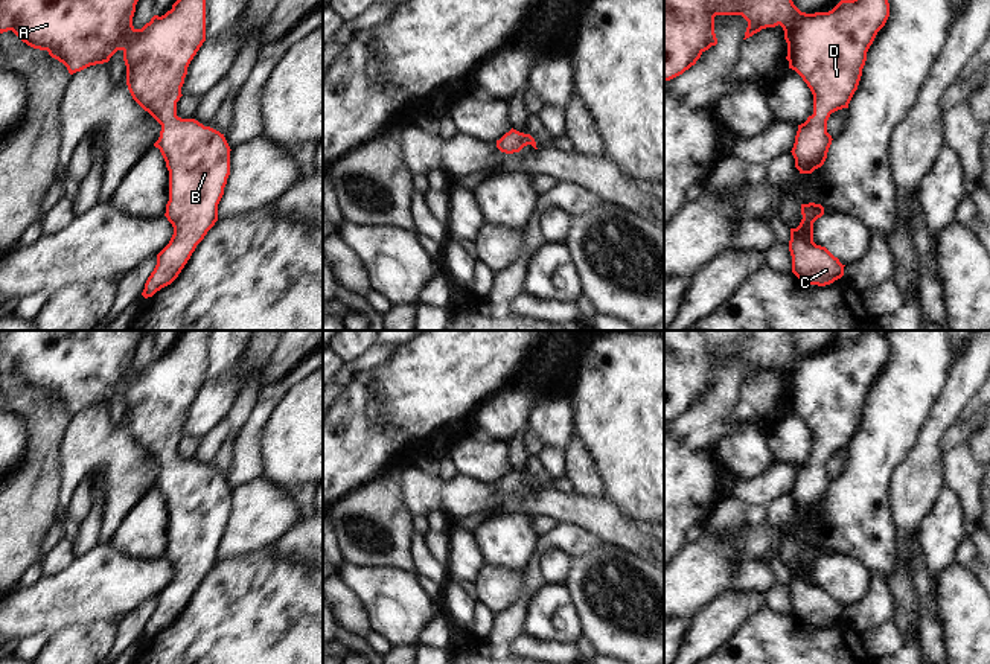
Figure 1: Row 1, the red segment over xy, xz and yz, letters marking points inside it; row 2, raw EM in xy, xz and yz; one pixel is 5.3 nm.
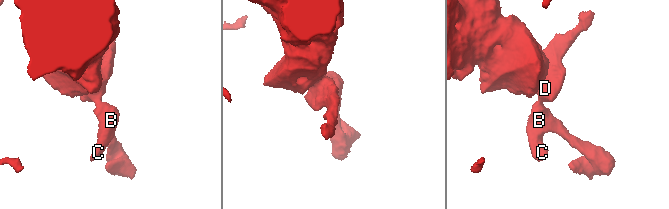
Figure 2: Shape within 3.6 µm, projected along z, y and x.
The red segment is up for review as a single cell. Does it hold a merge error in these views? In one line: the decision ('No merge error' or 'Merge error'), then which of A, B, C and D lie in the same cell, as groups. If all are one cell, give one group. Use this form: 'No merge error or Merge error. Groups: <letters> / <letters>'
No merge error. Groups: A B C D.

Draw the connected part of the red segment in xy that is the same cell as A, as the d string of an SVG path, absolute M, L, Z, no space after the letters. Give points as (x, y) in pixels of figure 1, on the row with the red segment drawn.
M0 0L0 34L12 30L23 43L34 49L47 50L62 62L73 75L90 65L108 62L117 52L123 52L126 65L126 85L133 99L148 111L160 125L160 137L154 143L160 149L169 171L169 201L164 216L174 227L169 244L157 254L157 265L145 283L142 295L152 297L161 288L171 285L196 245L218 221L218 204L230 175L230 146L219 131L204 126L195 119L177 116L177 102L187 75L187 67L206 41L206 0L177 0L164 15L154 15L142 29L133 26L133 17L139 0Z

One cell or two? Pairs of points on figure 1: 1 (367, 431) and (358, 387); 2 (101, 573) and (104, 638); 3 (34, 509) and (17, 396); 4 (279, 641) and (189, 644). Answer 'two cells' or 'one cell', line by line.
1: one cell
2: two cells
3: one cell
4: one cell

